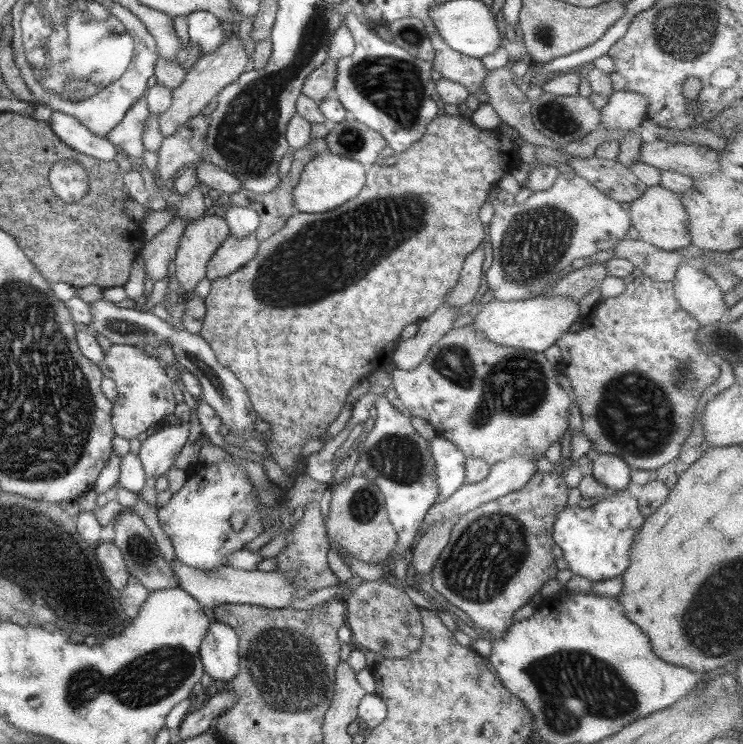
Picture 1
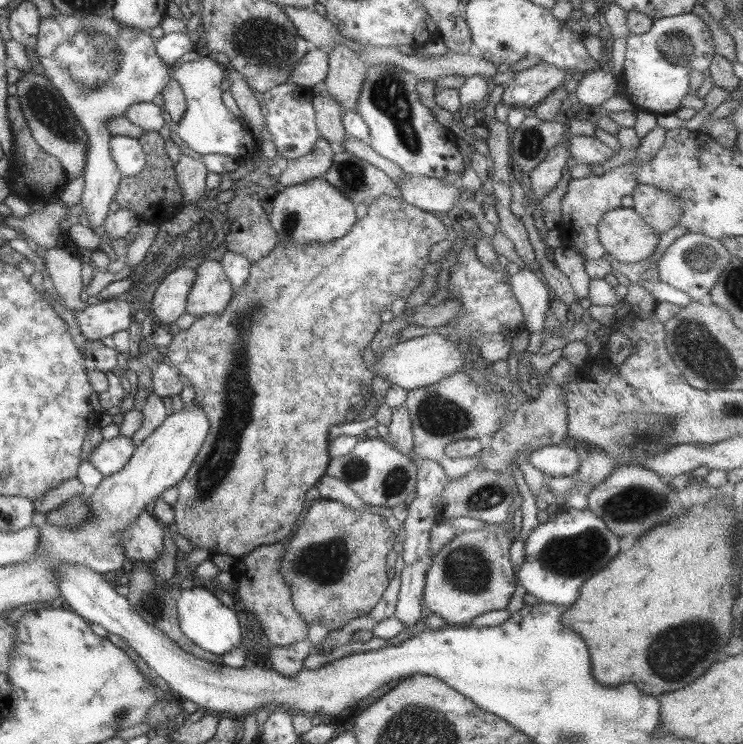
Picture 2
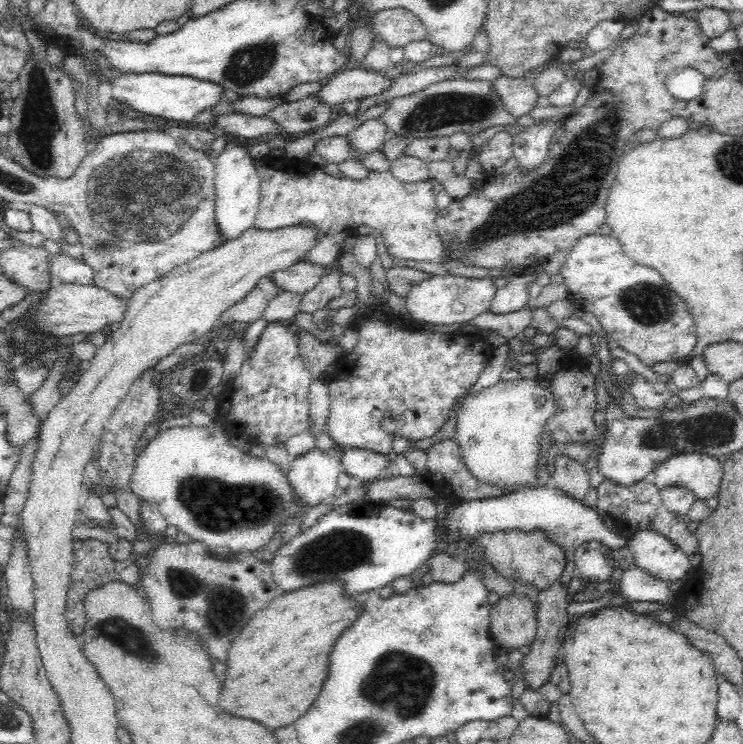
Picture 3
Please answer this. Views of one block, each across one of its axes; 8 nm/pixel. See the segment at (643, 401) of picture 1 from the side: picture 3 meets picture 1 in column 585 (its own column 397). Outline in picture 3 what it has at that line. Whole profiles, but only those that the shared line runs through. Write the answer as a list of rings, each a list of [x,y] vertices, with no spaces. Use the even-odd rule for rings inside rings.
[[[361,315],[352,322],[359,338],[353,350],[338,358],[338,370],[327,384],[331,400],[326,416],[327,434],[339,449],[364,449],[376,454],[392,452],[395,435],[411,441],[430,438],[438,433],[454,405],[454,400],[467,392],[486,368],[488,356],[494,349],[487,340],[476,340],[474,344],[468,334],[441,333],[433,331],[406,331],[372,318]]]

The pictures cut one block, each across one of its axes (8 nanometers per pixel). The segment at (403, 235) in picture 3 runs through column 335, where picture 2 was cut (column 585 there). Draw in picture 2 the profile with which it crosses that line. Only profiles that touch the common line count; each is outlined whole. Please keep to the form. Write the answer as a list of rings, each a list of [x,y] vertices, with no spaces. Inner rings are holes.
[[[632,161],[627,165],[606,170],[604,175],[595,176],[589,174],[585,178],[579,180],[570,179],[562,201],[560,202],[560,214],[562,214],[561,222],[570,222],[574,237],[570,238],[569,245],[576,250],[578,256],[582,256],[585,261],[599,259],[607,256],[606,249],[598,240],[598,223],[604,217],[606,211],[614,210],[622,206],[622,197],[632,195],[636,186],[640,186],[635,182],[633,172],[636,171],[640,163]]]

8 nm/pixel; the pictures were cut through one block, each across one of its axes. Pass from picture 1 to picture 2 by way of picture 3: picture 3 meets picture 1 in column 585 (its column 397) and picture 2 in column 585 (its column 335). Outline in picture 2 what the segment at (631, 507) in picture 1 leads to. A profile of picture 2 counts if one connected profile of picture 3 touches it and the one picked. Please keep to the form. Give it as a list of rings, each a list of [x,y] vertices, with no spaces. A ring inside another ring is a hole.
[[[564,507],[564,512],[556,512],[552,518],[542,516],[540,526],[534,528],[526,542],[524,563],[517,569],[517,580],[524,586],[526,593],[536,600],[546,604],[573,605],[579,596],[580,588],[594,574],[604,570],[606,566],[620,553],[620,538],[613,534],[604,522],[588,508],[576,510]]]

